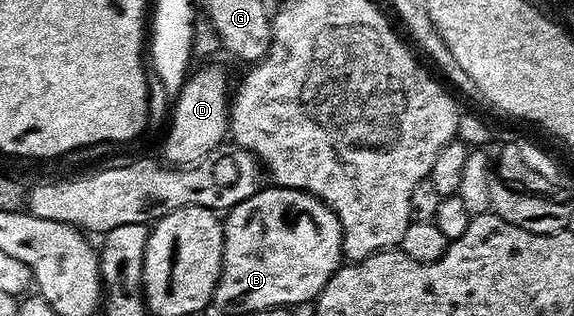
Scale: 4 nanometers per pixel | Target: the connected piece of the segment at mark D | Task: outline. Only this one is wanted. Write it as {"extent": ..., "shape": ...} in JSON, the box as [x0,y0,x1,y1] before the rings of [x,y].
{"extent":[164,69,231,167],"shape":[[[201,69],[197,74],[186,80],[181,94],[175,98],[177,105],[173,109],[173,122],[169,125],[169,134],[165,137],[165,157],[164,160],[174,167],[184,167],[195,165],[208,155],[211,150],[226,140],[229,127],[229,110],[231,108],[231,85],[225,78],[225,73],[221,69]]]}

